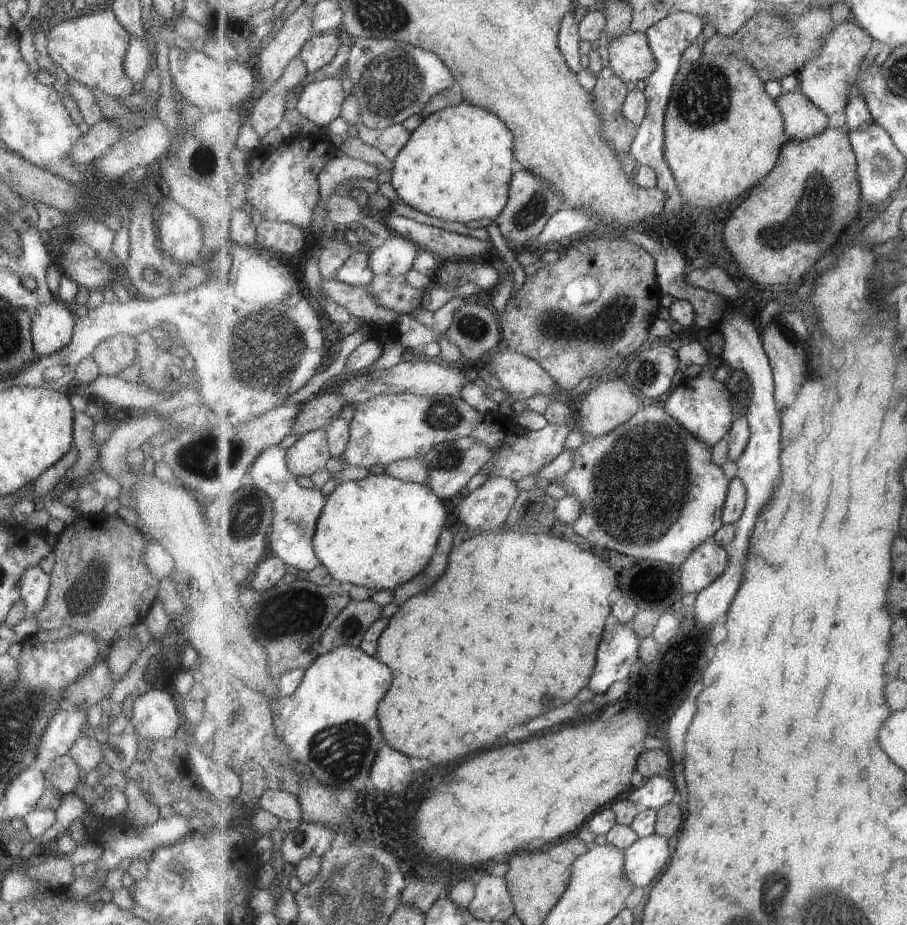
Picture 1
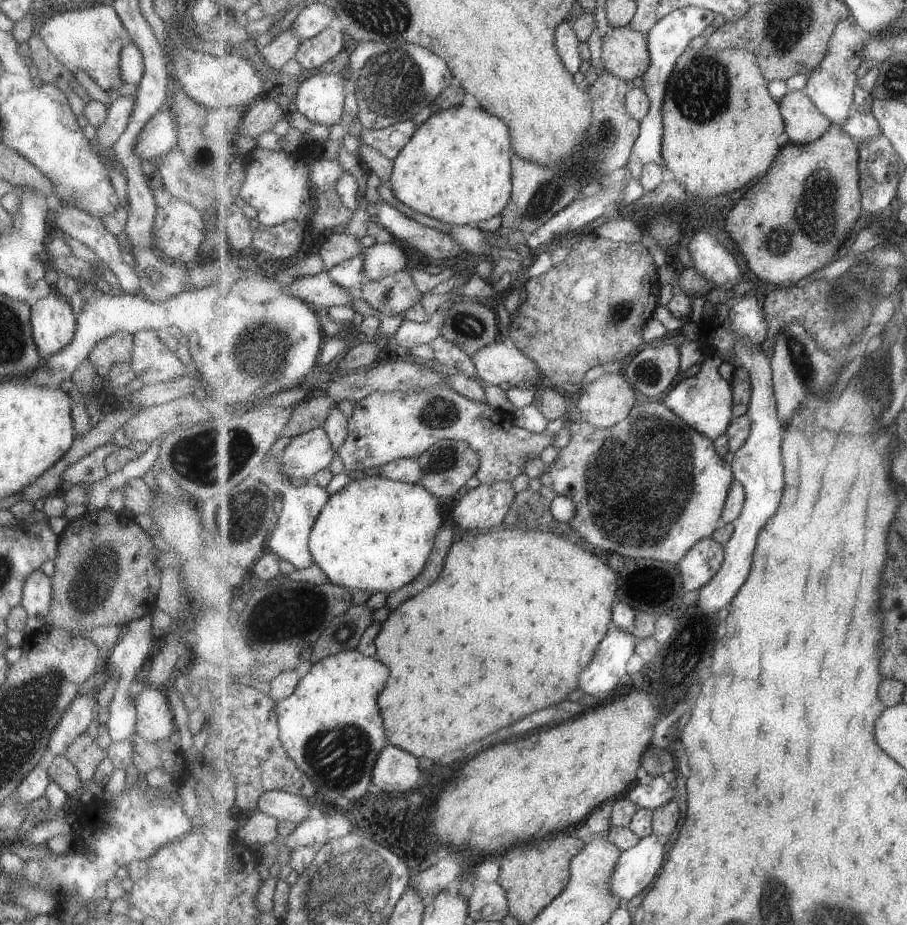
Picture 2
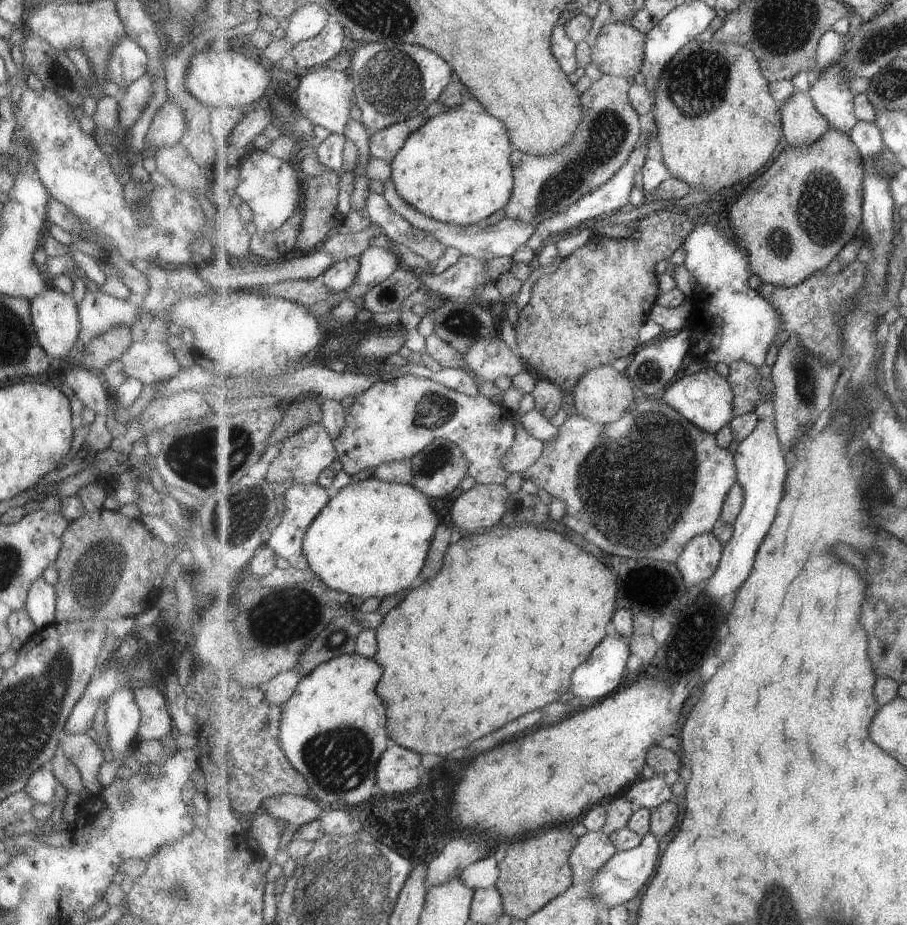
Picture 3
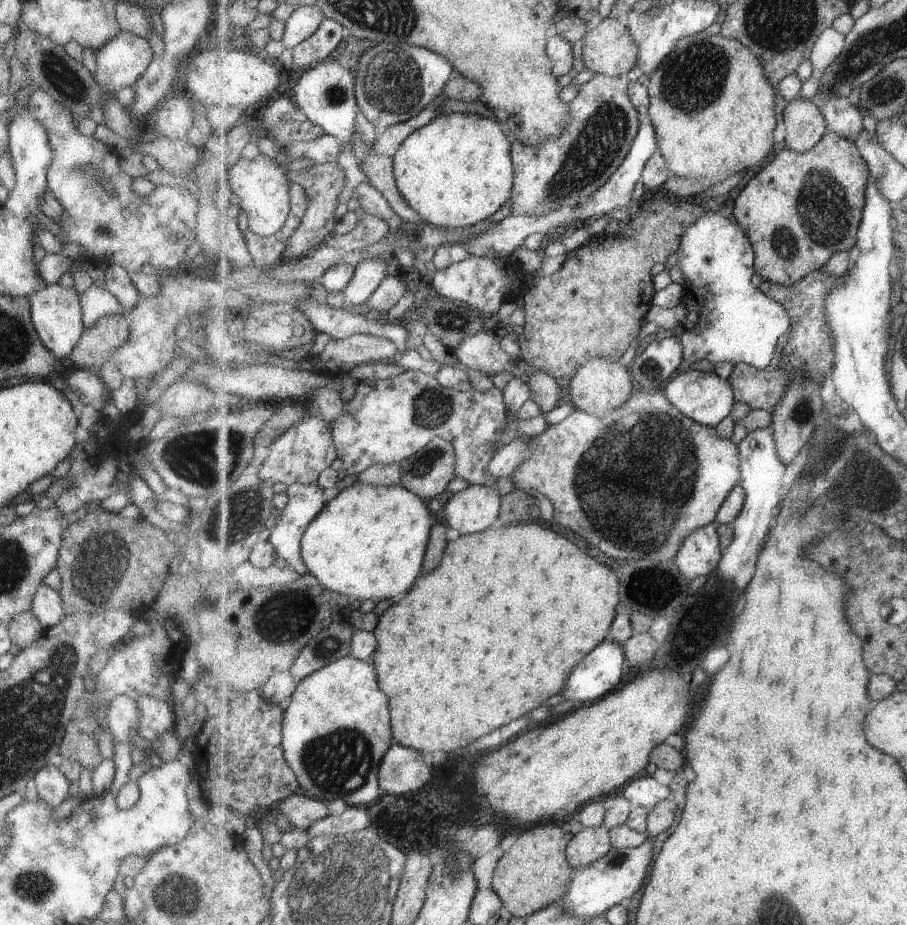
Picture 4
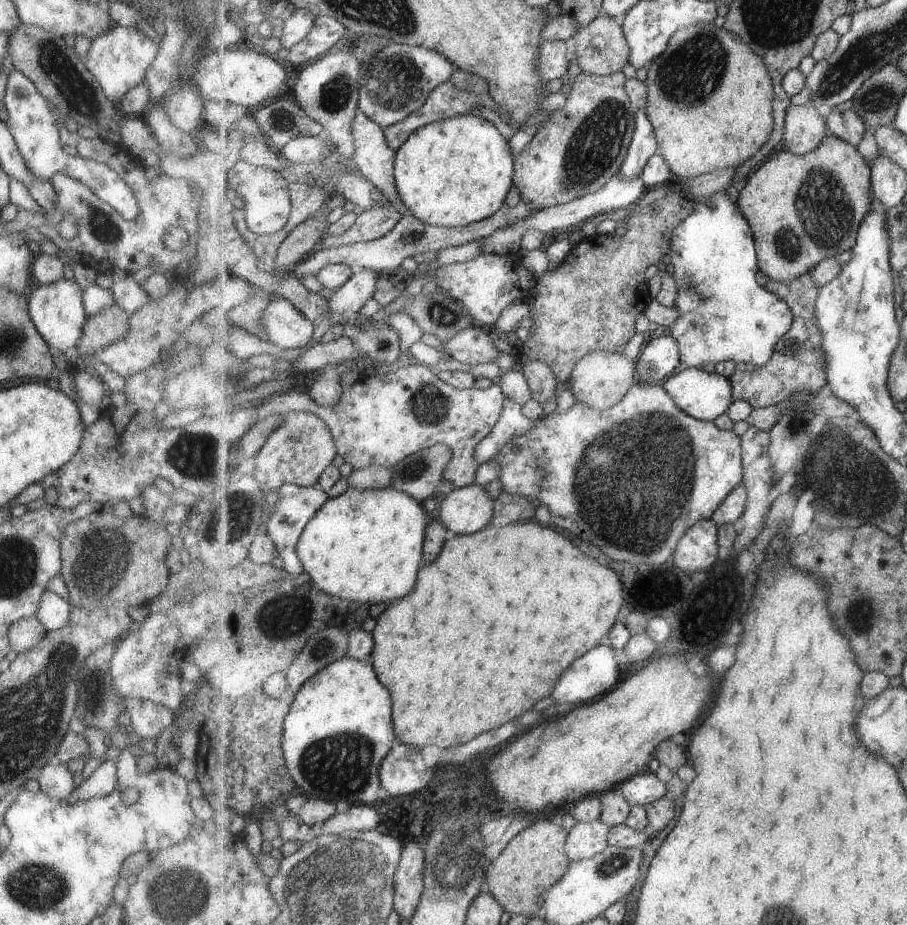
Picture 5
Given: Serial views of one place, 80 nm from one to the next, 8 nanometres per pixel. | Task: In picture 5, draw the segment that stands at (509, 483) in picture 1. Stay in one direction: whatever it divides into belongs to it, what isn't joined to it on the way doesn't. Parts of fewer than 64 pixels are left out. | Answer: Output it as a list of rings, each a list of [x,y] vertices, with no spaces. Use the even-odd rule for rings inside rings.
[[[479,484],[455,489],[439,506],[437,520],[456,535],[472,535],[493,524],[496,500]]]

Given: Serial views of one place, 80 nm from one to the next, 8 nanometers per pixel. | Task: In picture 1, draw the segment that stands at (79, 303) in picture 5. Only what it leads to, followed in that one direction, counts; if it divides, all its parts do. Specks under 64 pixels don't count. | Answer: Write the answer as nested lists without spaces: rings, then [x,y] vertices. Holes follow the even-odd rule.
[[[53,298],[37,306],[30,318],[30,341],[34,356],[49,356],[71,338],[75,316],[69,305]]]

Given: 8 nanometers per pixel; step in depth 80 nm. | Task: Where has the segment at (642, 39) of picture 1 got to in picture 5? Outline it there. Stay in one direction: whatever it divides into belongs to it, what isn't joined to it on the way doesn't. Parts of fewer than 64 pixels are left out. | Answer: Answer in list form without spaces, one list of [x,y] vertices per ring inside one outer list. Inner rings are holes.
[[[607,14],[599,15],[589,26],[583,27],[574,35],[571,43],[575,50],[577,64],[585,73],[599,76],[612,75],[621,72],[627,64],[630,64],[630,42],[627,40],[622,23]]]

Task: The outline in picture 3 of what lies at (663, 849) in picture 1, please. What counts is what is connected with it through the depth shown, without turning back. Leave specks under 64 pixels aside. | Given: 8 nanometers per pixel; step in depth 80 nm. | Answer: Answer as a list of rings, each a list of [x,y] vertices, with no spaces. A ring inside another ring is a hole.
[[[649,833],[642,838],[642,843],[634,849],[619,851],[609,862],[594,876],[593,890],[590,891],[592,897],[603,903],[606,908],[612,909],[623,902],[633,900],[655,876],[660,865],[660,858],[663,850],[660,839],[653,833]]]

